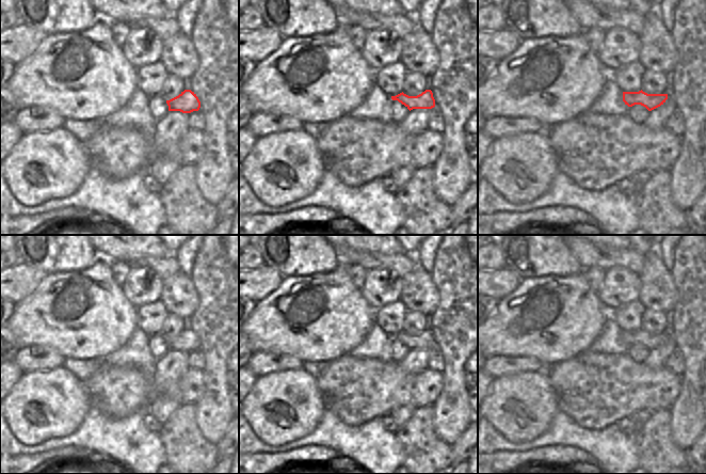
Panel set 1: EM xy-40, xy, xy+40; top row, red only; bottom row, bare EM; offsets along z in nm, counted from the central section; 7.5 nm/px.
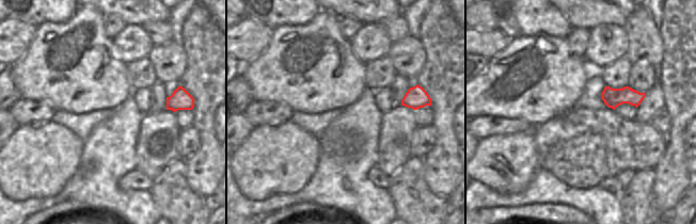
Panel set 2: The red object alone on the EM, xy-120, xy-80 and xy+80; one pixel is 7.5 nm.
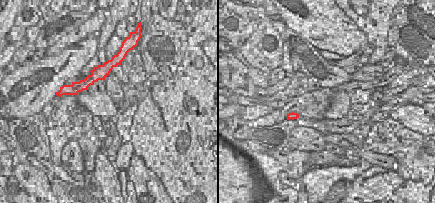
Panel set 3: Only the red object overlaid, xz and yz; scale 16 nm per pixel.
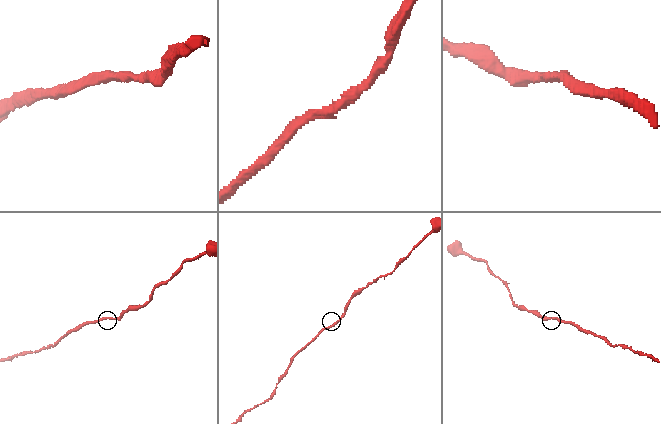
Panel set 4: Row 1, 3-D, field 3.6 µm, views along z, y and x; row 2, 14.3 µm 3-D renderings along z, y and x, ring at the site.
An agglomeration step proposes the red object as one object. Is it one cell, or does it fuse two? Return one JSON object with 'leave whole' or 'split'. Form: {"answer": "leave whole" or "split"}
{"answer": "leave whole"}

